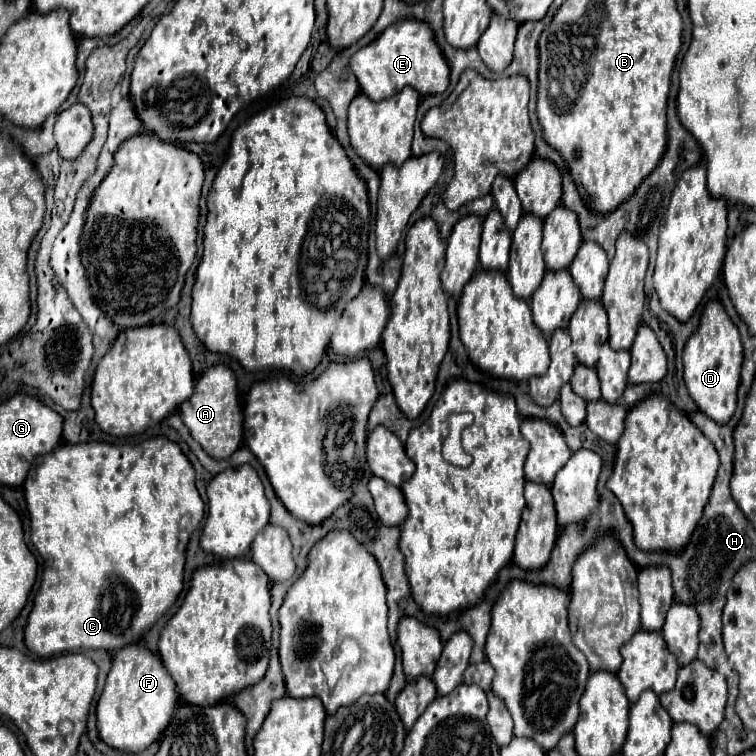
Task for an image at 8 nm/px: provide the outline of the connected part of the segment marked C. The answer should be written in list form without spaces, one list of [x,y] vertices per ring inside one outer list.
[[[153,436],[137,446],[127,444],[105,444],[105,442],[85,442],[85,444],[61,444],[57,450],[37,456],[29,474],[25,478],[25,500],[31,516],[31,542],[37,548],[39,556],[45,562],[45,572],[41,576],[39,592],[35,594],[35,604],[25,626],[25,644],[31,652],[39,656],[53,656],[67,652],[71,648],[101,648],[101,650],[119,650],[127,644],[133,644],[141,634],[157,622],[165,610],[169,610],[177,596],[183,590],[183,564],[187,540],[199,528],[203,520],[203,502],[195,488],[195,470],[191,462],[181,454],[179,446],[167,440],[165,436]]]

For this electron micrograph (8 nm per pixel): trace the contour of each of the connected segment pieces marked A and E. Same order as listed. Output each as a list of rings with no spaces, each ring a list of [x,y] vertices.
[[[217,364],[217,366],[207,368],[199,376],[193,396],[179,406],[179,414],[181,414],[183,422],[185,422],[185,426],[189,428],[191,436],[201,444],[201,448],[211,458],[215,458],[215,460],[229,458],[241,446],[243,410],[241,410],[241,404],[237,400],[235,374],[227,366]]]
[[[405,18],[393,26],[387,26],[369,46],[353,54],[349,68],[357,76],[361,90],[375,102],[389,98],[403,86],[413,86],[425,96],[441,94],[449,84],[449,66],[435,42],[433,30],[415,18]]]

